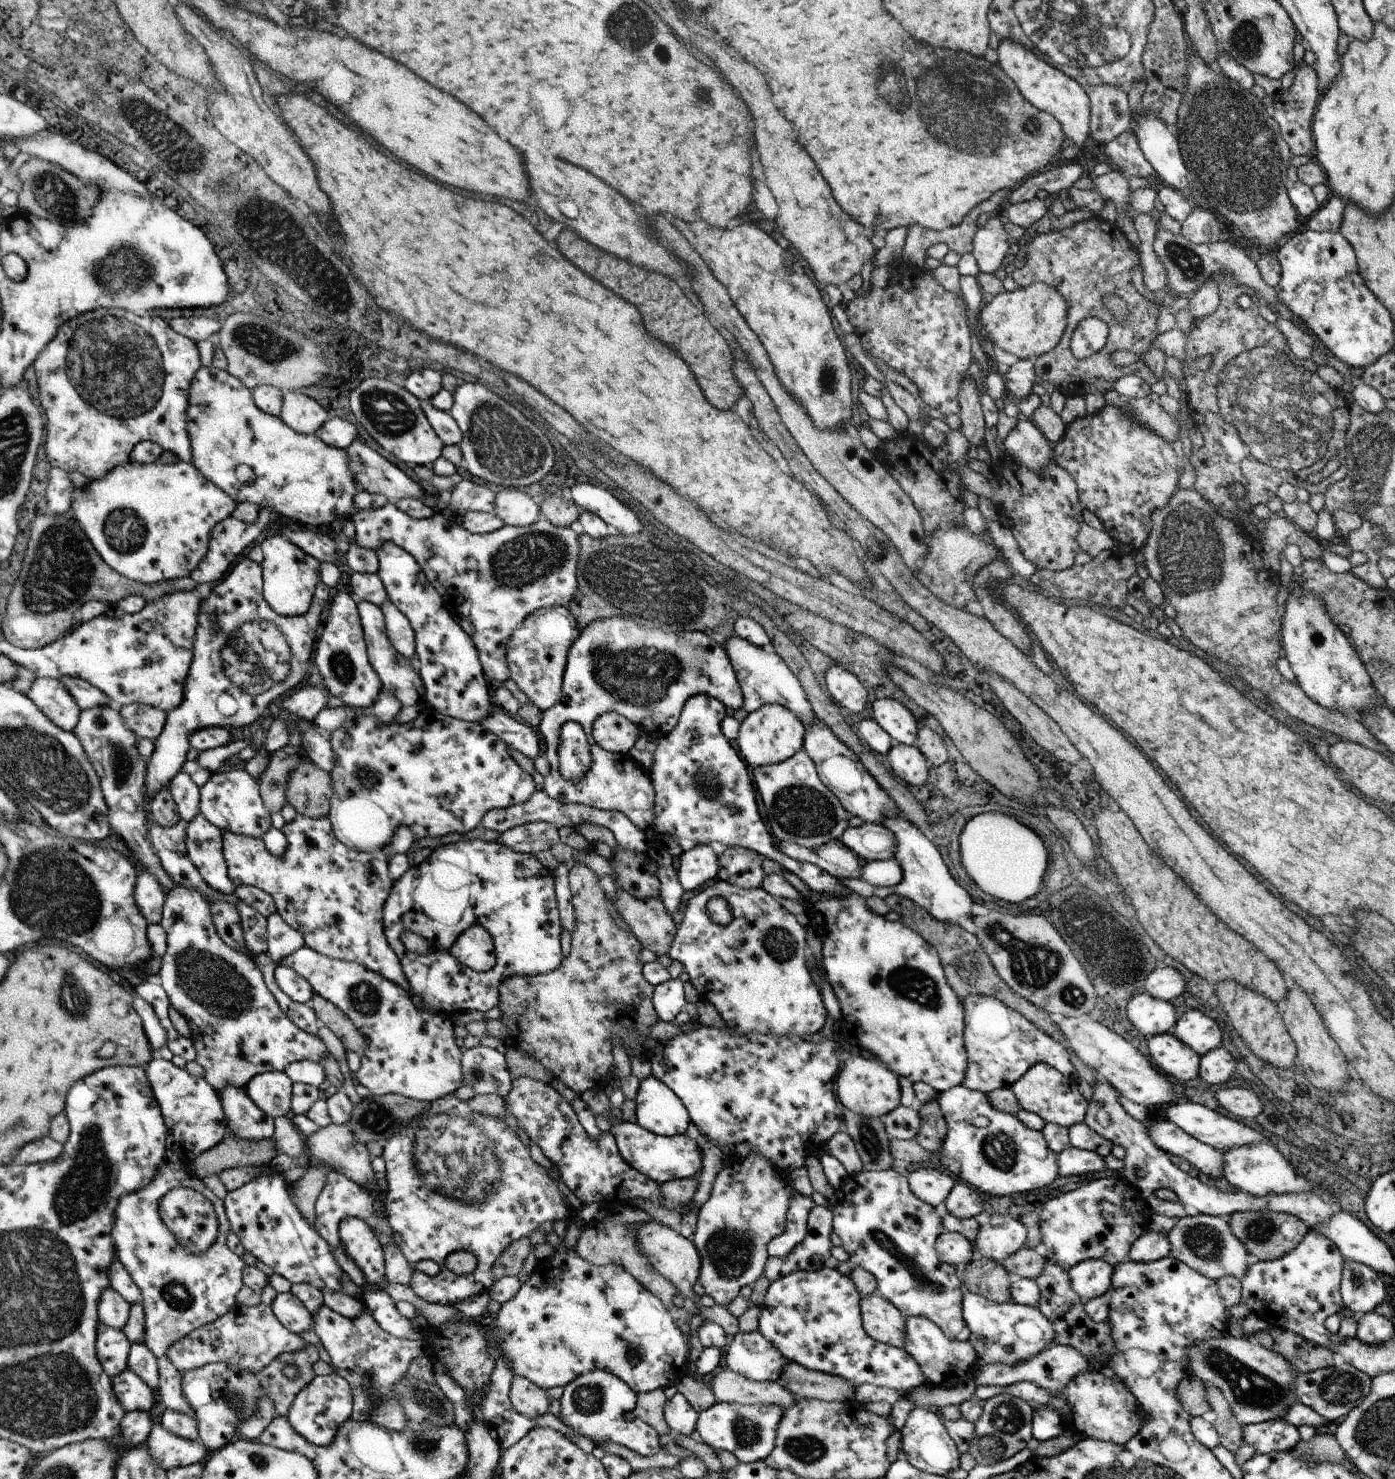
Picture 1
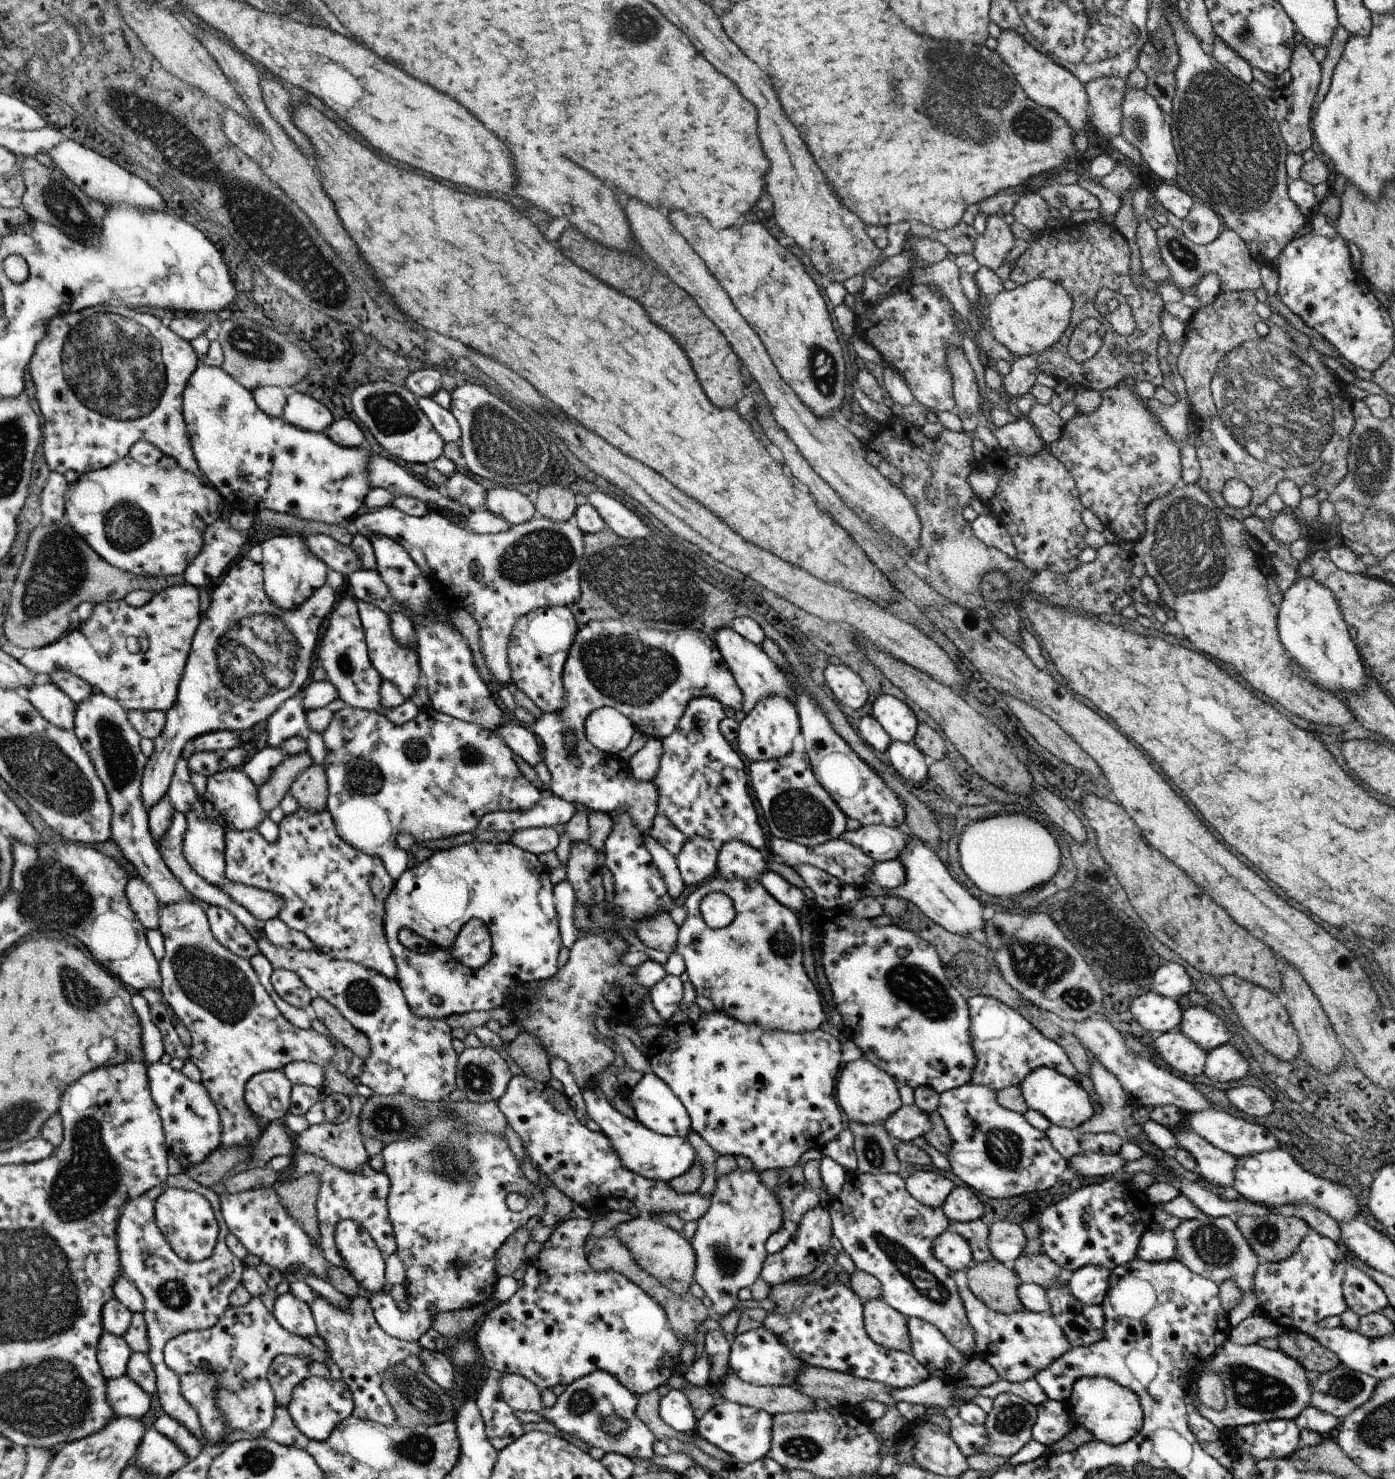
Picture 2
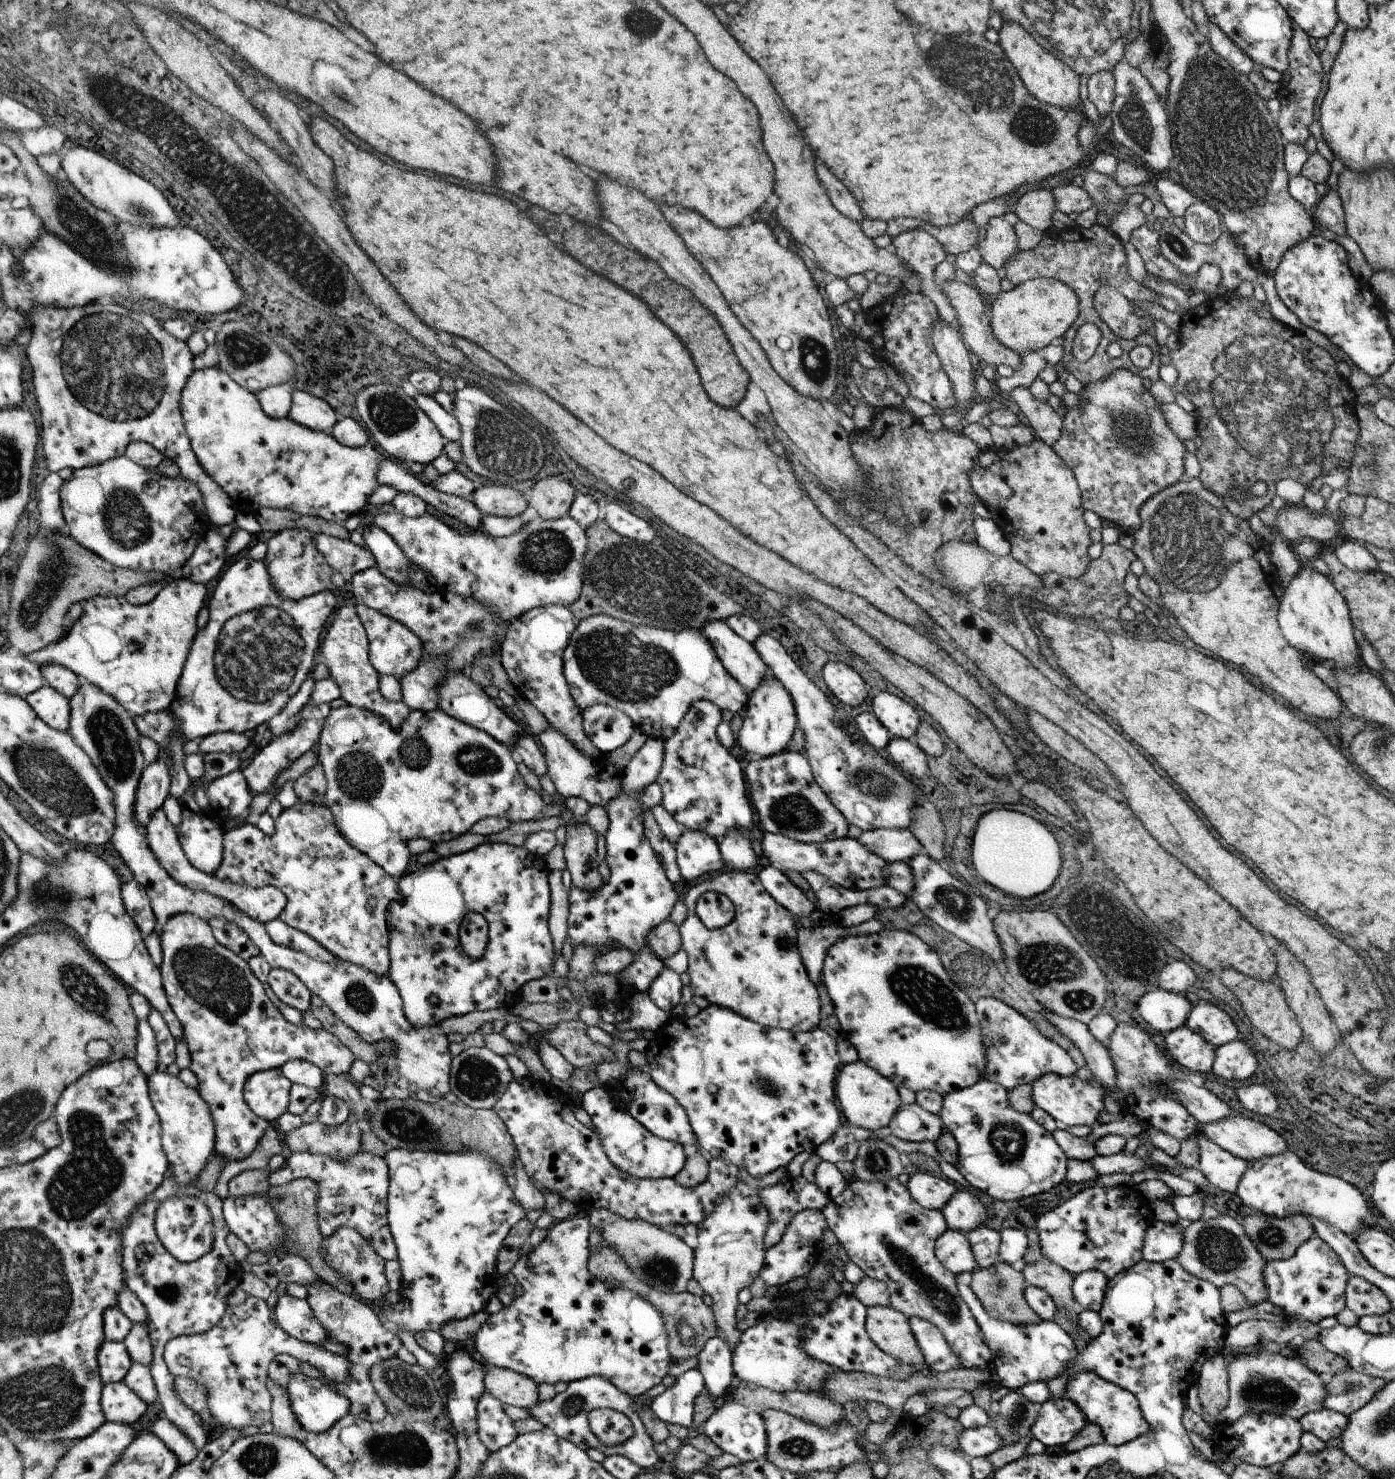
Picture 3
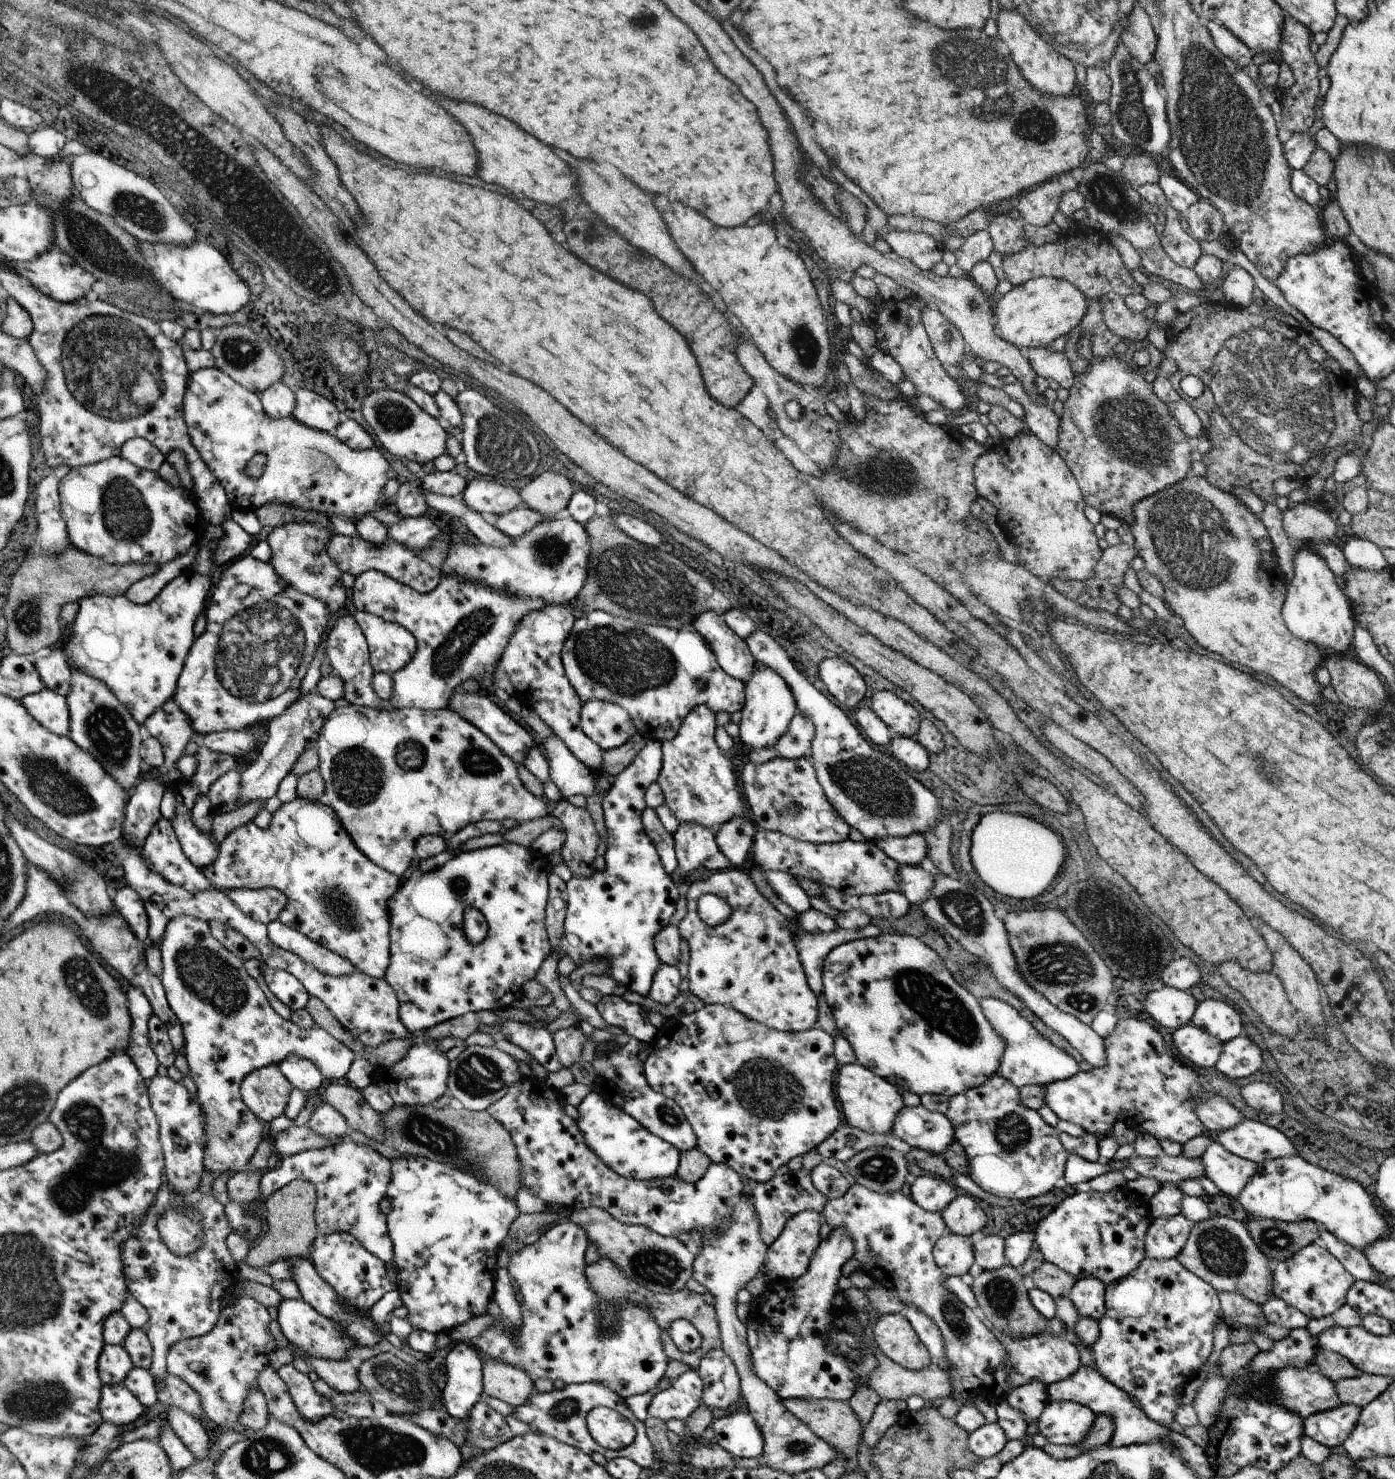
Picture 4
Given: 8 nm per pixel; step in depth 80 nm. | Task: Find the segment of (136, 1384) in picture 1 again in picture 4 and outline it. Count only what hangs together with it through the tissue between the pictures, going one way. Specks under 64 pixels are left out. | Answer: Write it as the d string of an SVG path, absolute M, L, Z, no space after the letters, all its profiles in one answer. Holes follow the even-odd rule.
M123 1384L103 1385L100 1414L104 1423L127 1429L144 1412L143 1404Z

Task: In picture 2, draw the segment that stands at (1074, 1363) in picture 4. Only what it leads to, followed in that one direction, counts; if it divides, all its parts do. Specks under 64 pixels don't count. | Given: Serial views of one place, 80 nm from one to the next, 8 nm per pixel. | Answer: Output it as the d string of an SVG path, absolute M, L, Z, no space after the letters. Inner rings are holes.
M968 1287L961 1288L960 1294L976 1332L976 1354L996 1370L1002 1381L1021 1383L1034 1379L1037 1373L1072 1348L1052 1314L1024 1310L1007 1315L989 1309Z

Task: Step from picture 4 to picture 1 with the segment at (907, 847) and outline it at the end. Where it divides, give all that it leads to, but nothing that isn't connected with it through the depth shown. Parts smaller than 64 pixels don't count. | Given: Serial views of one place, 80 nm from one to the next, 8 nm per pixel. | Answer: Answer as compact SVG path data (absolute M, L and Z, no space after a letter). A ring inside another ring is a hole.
M864 823L859 827L848 826L840 839L866 861L892 859L897 849L894 833L878 823Z

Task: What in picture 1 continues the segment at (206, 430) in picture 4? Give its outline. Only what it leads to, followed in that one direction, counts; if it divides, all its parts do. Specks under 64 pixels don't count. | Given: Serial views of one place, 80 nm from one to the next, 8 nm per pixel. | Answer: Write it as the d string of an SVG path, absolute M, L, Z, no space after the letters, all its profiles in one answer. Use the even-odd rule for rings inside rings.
M202 366L200 374L196 374L196 386L192 386L192 410L188 410L187 416L192 418L191 452L194 457L191 464L216 486L222 488L236 504L252 502L260 510L273 509L286 521L312 526L330 524L336 518L348 518L354 510L358 510L354 504L358 482L346 450L328 446L315 434L298 434L279 417L265 414L255 406L252 392L227 371L218 370L214 366ZM240 464L252 468L252 482L238 480L236 468Z

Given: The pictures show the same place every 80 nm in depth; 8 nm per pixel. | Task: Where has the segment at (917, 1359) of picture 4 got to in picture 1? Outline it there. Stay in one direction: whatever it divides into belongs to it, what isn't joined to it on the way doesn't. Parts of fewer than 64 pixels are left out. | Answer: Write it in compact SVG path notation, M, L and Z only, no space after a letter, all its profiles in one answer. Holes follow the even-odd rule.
M880 1294L862 1297L864 1330L876 1342L893 1347L906 1346L906 1317L899 1308Z

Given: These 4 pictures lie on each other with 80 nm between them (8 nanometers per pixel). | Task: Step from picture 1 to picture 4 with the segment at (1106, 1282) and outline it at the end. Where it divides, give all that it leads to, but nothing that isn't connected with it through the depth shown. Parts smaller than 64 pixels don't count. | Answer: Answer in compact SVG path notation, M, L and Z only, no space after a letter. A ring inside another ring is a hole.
M1096 1277L1078 1279L1069 1297L1080 1317L1099 1321L1104 1316L1106 1285Z

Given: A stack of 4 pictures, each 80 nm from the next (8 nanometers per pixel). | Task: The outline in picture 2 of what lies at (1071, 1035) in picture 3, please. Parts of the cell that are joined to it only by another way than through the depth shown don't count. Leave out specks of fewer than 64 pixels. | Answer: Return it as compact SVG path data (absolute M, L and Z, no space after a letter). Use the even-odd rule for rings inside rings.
M1096 1057L1091 1058L1089 1077L1092 1079L1095 1091L1102 1098L1102 1112L1098 1115L1094 1114L1090 1120L1077 1126L1074 1132L1077 1135L1082 1135L1083 1133L1114 1133L1119 1134L1124 1141L1128 1140L1130 1136L1147 1140L1144 1126L1138 1124L1133 1118L1133 1110L1128 1101L1128 1094L1120 1084L1119 1078L1116 1078L1116 1075L1110 1072L1107 1066L1103 1065Z

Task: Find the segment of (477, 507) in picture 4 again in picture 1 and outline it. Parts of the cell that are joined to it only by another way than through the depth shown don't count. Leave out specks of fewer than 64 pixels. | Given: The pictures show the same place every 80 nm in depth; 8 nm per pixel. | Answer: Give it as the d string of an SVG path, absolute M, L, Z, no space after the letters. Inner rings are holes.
M506 487L496 493L495 513L506 525L515 527L525 527L542 518L540 507L530 495Z

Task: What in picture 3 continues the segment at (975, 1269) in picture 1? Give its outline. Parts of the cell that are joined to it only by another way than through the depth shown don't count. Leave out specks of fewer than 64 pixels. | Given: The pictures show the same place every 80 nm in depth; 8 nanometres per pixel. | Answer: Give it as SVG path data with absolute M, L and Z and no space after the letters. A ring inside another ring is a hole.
M997 1262L988 1268L973 1271L971 1289L982 1303L983 1309L995 1319L1006 1321L1013 1325L1035 1325L1041 1321L1040 1316L1030 1308L1024 1296L1027 1287L1026 1279L1021 1272L1014 1270L1012 1265Z

